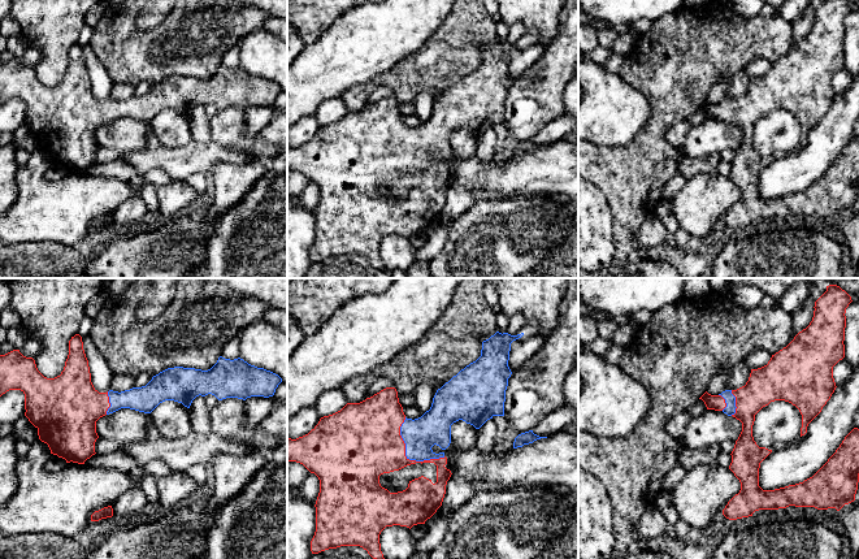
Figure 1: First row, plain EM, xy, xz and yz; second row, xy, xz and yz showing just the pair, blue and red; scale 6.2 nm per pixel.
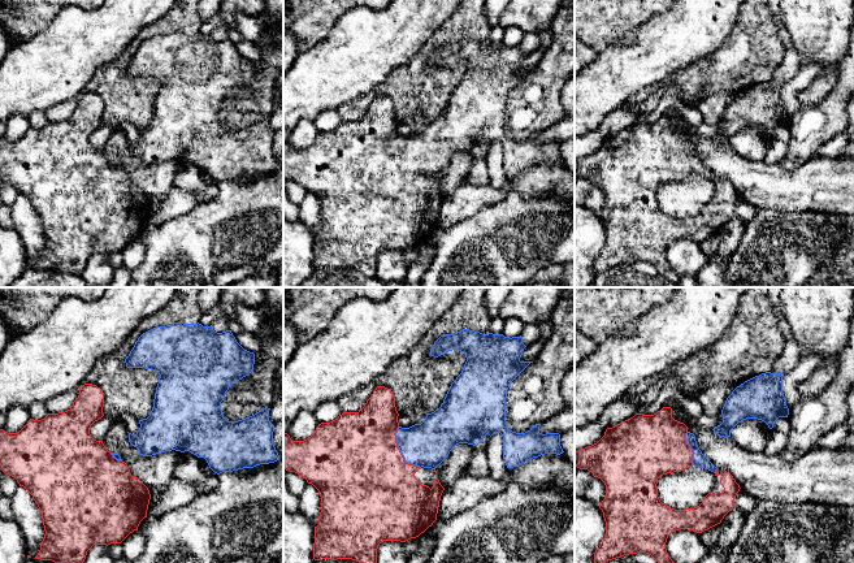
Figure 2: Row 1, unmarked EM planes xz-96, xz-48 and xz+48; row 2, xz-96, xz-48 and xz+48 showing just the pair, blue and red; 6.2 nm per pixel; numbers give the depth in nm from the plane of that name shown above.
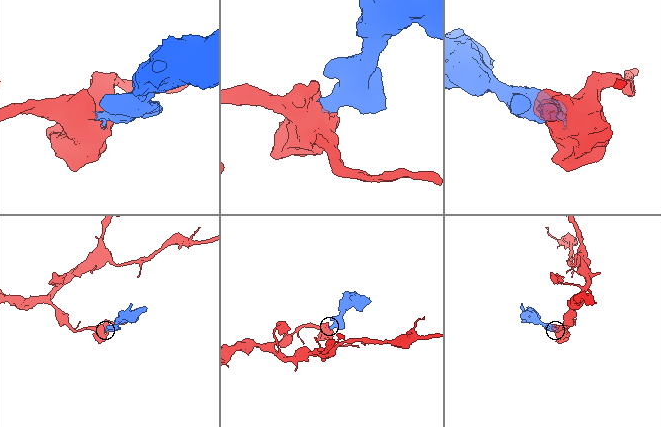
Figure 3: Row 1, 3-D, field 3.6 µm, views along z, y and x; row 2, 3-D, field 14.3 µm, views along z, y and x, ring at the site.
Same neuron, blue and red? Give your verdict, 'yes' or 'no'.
yes

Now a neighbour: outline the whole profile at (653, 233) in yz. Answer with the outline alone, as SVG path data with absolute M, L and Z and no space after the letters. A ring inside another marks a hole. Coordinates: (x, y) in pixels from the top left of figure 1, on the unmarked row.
M652 214L650 216L648 218L645 220L645 222L642 224L642 226L639 228L639 230L637 231L635 234L635 242L638 244L638 251L634 254L634 255L638 255L638 252L642 250L642 248L654 248L654 247L659 247L661 243L664 243L667 239L669 239L669 234L667 233L667 229L661 221L661 218L659 218L658 216Z

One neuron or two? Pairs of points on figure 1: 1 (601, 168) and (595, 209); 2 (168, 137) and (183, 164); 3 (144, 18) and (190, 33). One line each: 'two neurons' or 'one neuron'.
1: two neurons
2: two neurons
3: two neurons

